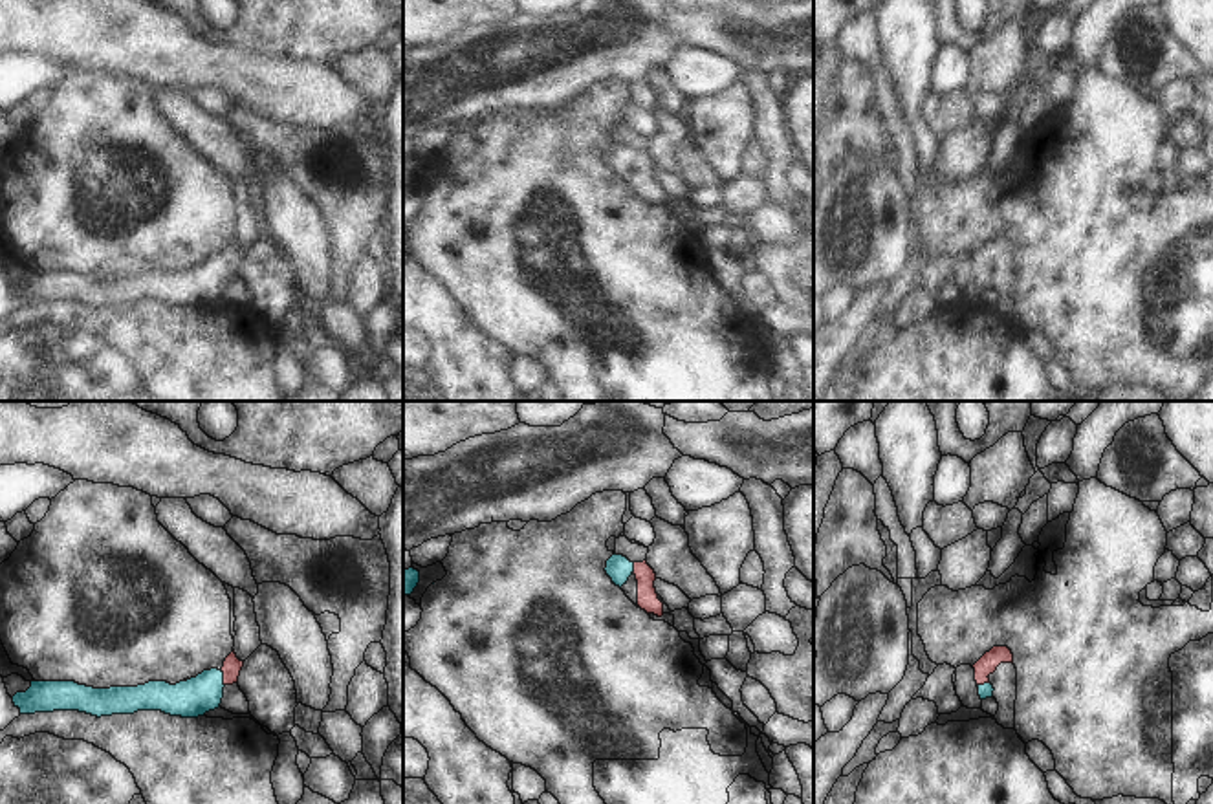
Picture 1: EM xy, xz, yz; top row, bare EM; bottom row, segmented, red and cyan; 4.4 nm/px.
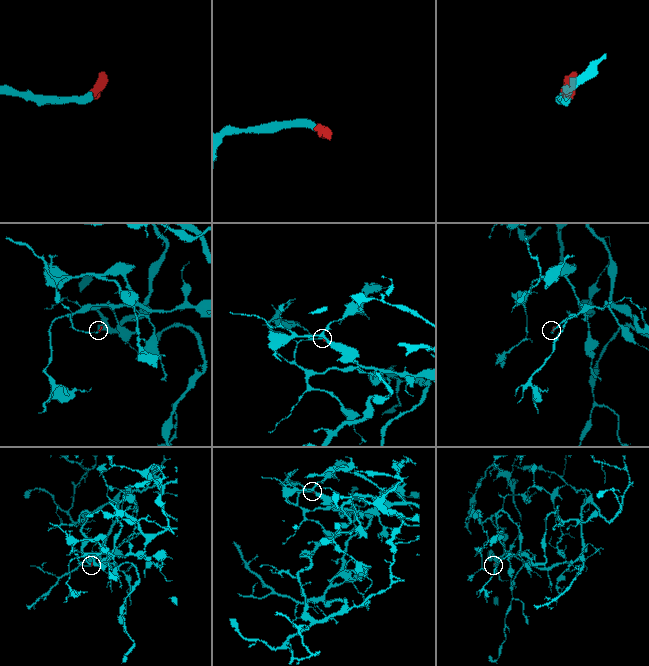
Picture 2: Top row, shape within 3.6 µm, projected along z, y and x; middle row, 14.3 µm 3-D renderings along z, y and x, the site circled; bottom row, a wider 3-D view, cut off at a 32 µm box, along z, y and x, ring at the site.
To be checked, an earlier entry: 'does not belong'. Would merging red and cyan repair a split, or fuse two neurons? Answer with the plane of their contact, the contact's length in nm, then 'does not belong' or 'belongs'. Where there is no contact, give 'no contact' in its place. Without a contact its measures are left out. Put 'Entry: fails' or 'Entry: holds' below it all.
xy | 70 nm | belongs
Entry: fails

